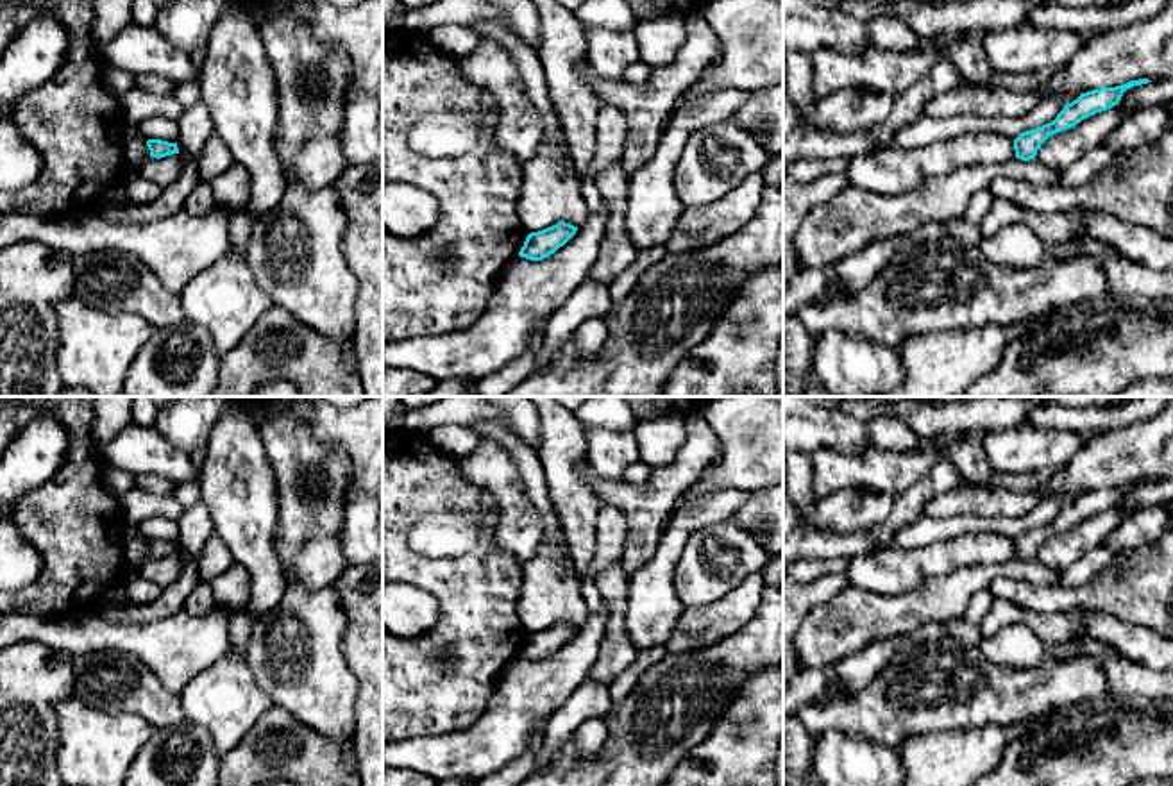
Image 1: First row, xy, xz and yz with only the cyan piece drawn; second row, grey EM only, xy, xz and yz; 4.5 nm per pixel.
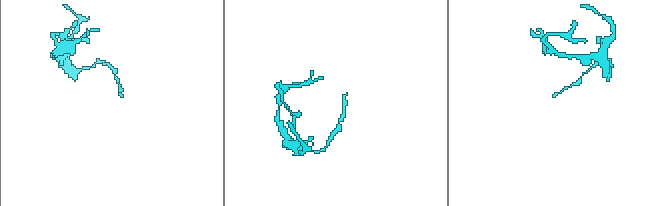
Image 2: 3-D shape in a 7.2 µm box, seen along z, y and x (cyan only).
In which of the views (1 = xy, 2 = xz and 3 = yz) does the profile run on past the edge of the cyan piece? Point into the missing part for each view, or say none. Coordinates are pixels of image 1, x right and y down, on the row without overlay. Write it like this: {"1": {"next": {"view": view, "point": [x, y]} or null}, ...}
{"1": {"next": null}, "2": {"next": null}, "3": {"next": null}}

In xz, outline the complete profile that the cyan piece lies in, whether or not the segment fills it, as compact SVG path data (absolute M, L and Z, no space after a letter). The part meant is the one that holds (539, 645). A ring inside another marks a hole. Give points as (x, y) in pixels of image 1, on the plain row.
M560 622L538 632L527 634L524 647L519 656L529 661L542 661L563 647L574 634L578 627Z

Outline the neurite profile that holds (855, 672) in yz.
M930 622L905 636L892 636L882 641L871 641L858 652L846 656L833 673L840 681L842 688L849 693L862 691L869 686L876 675L887 666L887 663L916 643L930 643L944 638L946 623Z

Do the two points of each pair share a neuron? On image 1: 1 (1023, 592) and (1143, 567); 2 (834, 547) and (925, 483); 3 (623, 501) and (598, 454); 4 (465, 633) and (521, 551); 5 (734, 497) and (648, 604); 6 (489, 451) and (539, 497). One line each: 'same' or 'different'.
1: same
2: same
3: different
4: different
5: same
6: different

